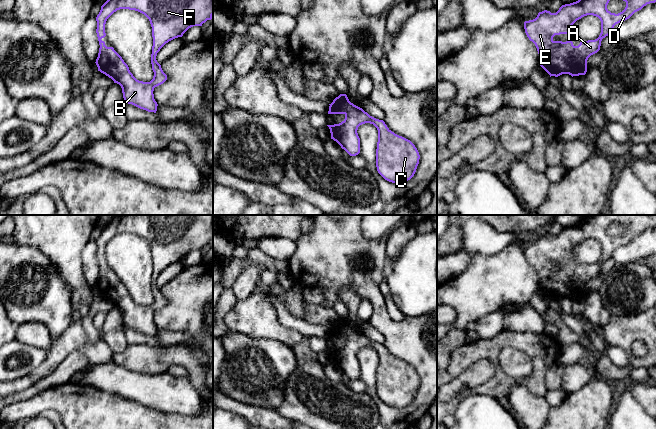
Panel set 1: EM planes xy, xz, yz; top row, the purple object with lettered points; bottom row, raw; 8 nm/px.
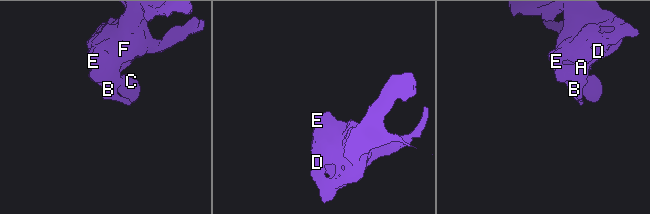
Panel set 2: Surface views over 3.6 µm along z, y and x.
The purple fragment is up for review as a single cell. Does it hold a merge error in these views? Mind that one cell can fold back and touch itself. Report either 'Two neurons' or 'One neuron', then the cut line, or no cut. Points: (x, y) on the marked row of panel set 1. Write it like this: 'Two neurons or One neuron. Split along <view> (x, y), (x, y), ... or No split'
One neuron. No split

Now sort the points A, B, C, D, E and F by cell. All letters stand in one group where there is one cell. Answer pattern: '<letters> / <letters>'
A B C D E F

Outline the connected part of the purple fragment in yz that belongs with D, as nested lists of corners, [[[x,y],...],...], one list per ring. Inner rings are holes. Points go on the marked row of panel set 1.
[[[578,0],[576,2],[562,5],[556,13],[544,10],[539,12],[533,20],[524,22],[524,29],[527,37],[532,41],[539,54],[539,65],[551,76],[558,77],[562,74],[573,76],[585,75],[587,72],[588,58],[600,50],[603,38],[612,33],[614,26],[622,21],[629,19],[635,12],[641,10],[656,0],[623,0],[626,2],[625,9],[618,13],[611,13],[607,9],[610,0]],[[593,15],[601,21],[601,33],[595,40],[581,41],[578,46],[574,46],[572,41],[554,41],[555,35],[567,34],[574,35],[572,25],[584,16]]]

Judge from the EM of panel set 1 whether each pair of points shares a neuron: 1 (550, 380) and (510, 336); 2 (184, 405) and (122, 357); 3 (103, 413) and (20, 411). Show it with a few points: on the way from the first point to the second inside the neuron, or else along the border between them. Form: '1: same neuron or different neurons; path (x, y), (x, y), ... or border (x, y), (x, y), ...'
1: different neurons; border (558, 360), (547, 370), (547, 389)
2: different neurons; border (118, 366), (151, 374), (165, 372)
3: same neuron; path (82, 408), (76, 403), (41, 403)

